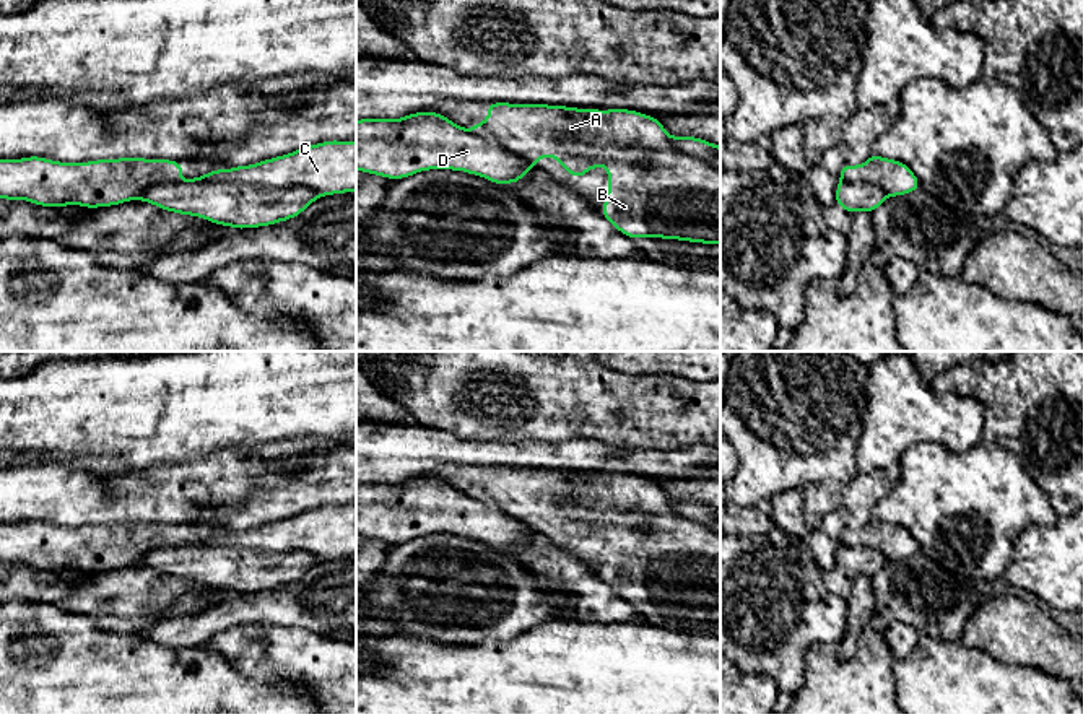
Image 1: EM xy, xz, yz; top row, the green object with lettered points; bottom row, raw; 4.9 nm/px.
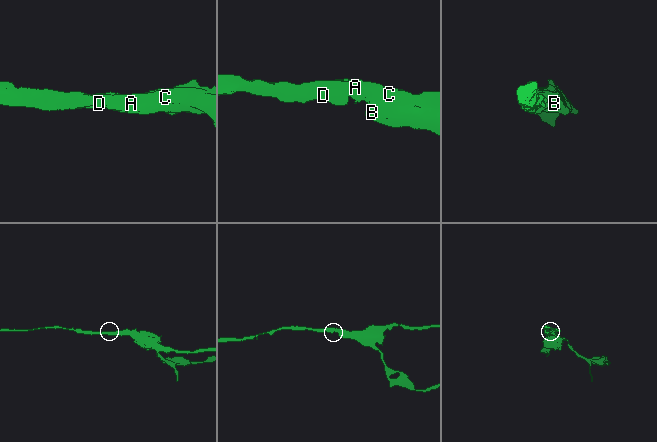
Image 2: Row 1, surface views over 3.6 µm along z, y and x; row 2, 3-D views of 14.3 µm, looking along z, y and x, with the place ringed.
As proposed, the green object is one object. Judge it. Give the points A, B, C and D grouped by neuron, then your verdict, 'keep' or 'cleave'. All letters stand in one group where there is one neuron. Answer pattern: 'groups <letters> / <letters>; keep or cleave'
groups A B / C D; cleave

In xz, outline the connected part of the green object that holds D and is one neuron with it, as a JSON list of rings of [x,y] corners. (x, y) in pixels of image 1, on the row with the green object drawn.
[[[439,112],[356,120],[356,171],[405,179],[421,171],[452,169],[493,184],[514,184],[537,166]]]

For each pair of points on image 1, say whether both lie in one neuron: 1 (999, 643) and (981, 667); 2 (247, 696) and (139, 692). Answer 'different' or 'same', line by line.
1: different
2: same

